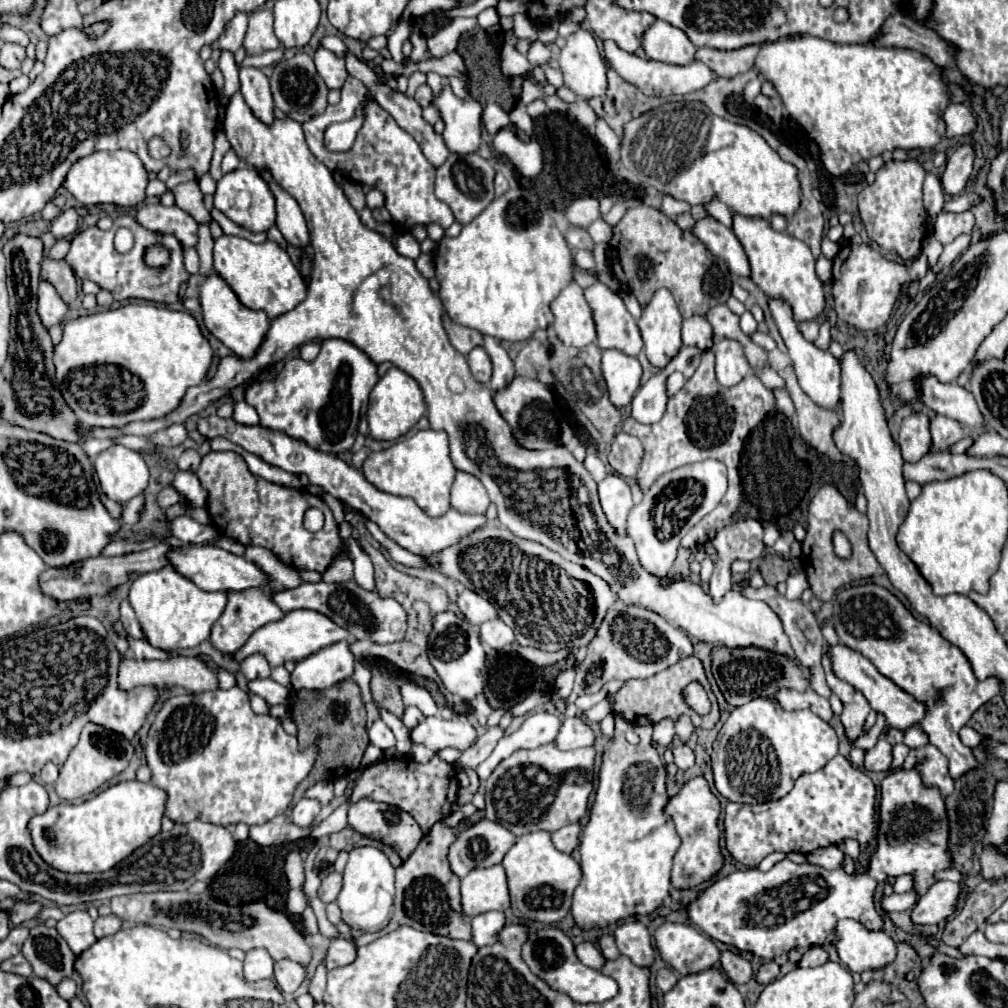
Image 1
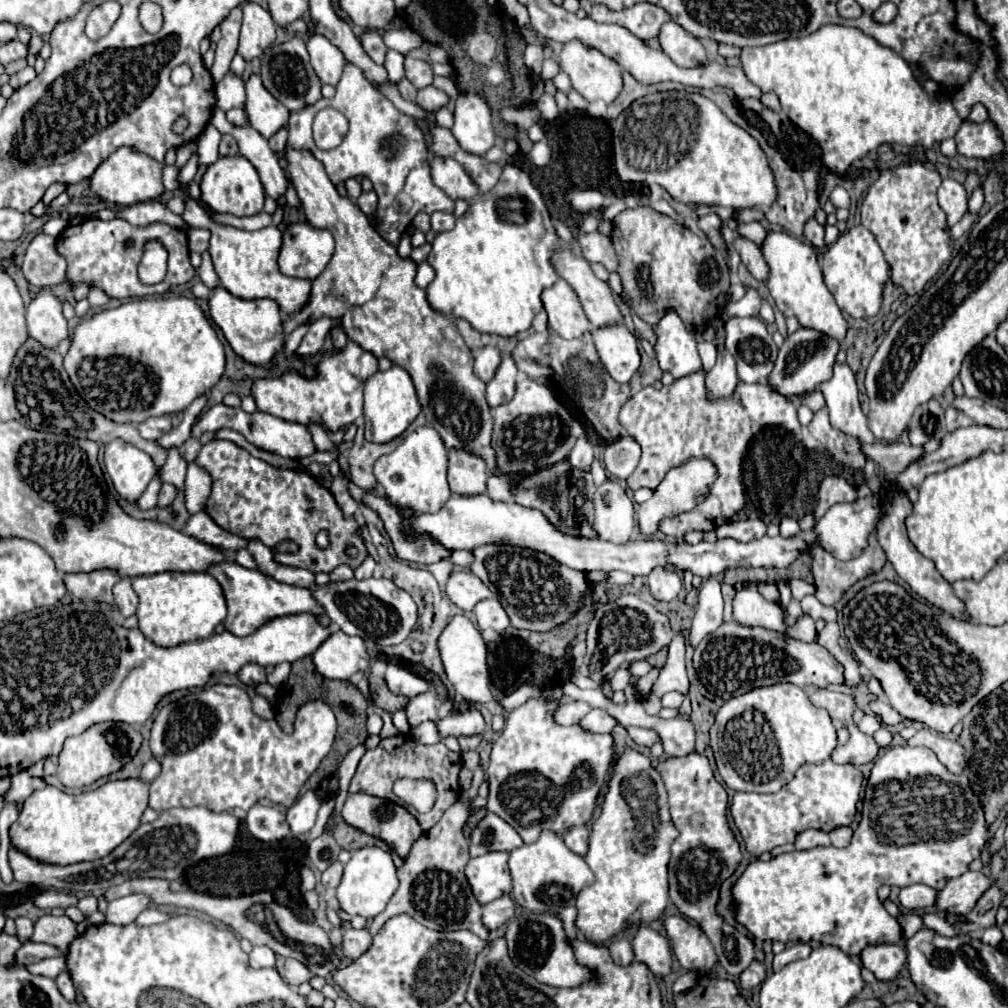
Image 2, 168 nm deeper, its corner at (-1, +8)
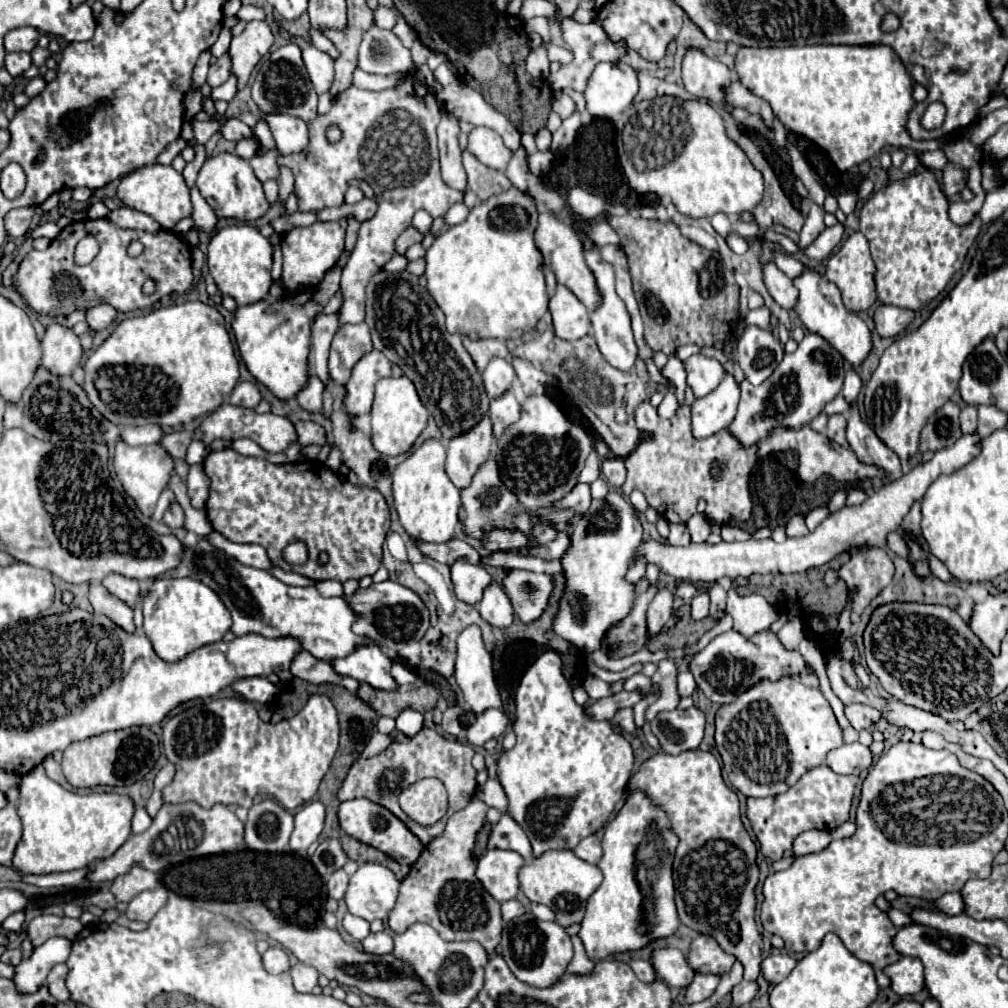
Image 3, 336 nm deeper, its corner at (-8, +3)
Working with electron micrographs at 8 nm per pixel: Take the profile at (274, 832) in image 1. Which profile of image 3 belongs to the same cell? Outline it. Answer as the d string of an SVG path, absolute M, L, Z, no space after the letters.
M264 799L252 805L248 813L244 841L254 851L280 853L288 845L292 827L294 827L292 813L282 809L276 801Z

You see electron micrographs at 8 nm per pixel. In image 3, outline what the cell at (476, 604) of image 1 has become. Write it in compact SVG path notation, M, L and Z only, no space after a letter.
M456 561L452 567L454 595L468 605L476 605L482 599L484 589L492 583L492 577L482 565L472 565L468 561Z

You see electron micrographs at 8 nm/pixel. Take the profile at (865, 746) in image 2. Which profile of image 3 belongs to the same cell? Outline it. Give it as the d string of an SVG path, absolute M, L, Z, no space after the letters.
M856 741L850 745L842 745L840 749L834 749L832 753L828 753L826 765L840 775L852 775L852 773L858 775L872 765L872 753L868 747Z

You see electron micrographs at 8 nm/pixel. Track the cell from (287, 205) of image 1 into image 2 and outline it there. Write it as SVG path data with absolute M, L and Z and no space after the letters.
M215 107L211 124L215 126L221 134L231 134L239 142L239 152L255 166L261 184L265 188L265 194L271 198L279 198L285 194L287 188L287 178L285 172L279 166L277 154L269 148L267 140L251 126L235 126L229 124L225 119L225 112Z

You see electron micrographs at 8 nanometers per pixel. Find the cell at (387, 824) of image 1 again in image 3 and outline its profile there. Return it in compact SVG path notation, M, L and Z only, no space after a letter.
M352 799L352 801L344 801L340 805L340 811L338 811L338 817L340 817L340 827L356 837L358 841L364 841L376 849L380 849L382 853L388 853L388 857L400 861L400 863L406 863L406 865L414 865L416 859L420 857L424 845L420 843L420 839L392 813L388 811L386 807L378 805L378 803L372 803L368 799Z

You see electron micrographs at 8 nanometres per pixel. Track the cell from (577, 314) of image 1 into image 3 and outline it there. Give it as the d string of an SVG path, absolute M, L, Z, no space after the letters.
M558 285L550 299L550 313L554 319L554 331L564 341L576 341L588 335L592 323L590 315L578 297L564 285Z

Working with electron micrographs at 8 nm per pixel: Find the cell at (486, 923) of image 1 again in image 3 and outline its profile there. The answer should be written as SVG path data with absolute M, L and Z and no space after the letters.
M512 899L512 901L504 901L504 903L502 903L502 919L504 919L506 923L512 921L514 917L520 917L524 911L526 911L524 905L522 905L520 901L516 901L516 899Z

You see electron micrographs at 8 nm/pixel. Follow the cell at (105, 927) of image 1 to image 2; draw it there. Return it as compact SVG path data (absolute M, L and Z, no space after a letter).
M129 894L129 896L123 896L123 898L109 902L105 916L107 916L107 922L111 922L111 924L131 924L149 906L151 906L149 896Z

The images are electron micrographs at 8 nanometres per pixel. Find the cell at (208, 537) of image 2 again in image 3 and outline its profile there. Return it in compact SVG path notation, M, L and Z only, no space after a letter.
M212 531L212 533L204 535L202 539L206 539L216 549L224 551L226 555L238 559L244 565L250 565L250 567L256 567L256 569L268 569L268 565L272 565L268 561L266 549L262 545L254 545L254 543L232 543L224 535L220 535L218 531Z

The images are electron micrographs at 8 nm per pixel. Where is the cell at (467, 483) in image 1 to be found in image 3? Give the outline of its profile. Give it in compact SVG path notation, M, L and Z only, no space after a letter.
M488 417L472 429L472 433L464 433L464 437L454 437L448 443L448 457L446 457L446 473L450 481L458 489L466 489L482 463L486 463L492 455L492 423Z

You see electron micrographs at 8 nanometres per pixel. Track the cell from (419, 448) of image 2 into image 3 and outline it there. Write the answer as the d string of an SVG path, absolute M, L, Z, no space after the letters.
M426 439L392 473L392 493L398 519L406 533L418 541L444 543L454 535L458 527L458 509L462 505L460 491L448 479L444 461L446 445L438 439Z

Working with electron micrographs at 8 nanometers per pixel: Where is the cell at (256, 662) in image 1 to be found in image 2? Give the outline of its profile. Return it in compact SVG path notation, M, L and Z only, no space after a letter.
M247 664L247 666L243 666L243 668L239 670L237 678L239 678L243 684L255 688L257 684L263 684L263 682L265 682L265 668L259 666L259 664Z

